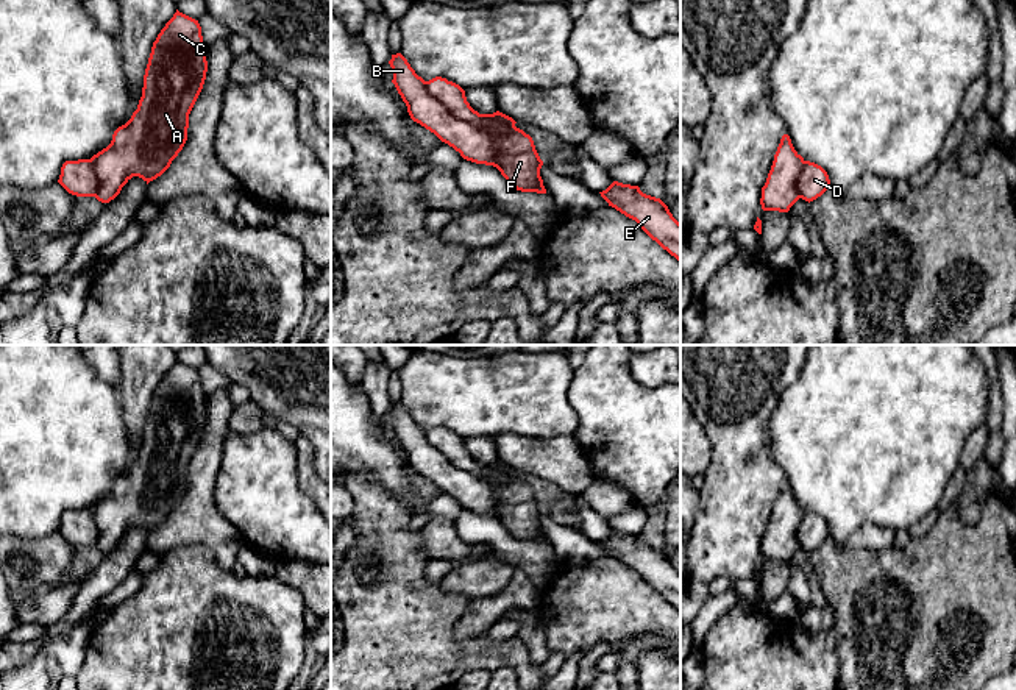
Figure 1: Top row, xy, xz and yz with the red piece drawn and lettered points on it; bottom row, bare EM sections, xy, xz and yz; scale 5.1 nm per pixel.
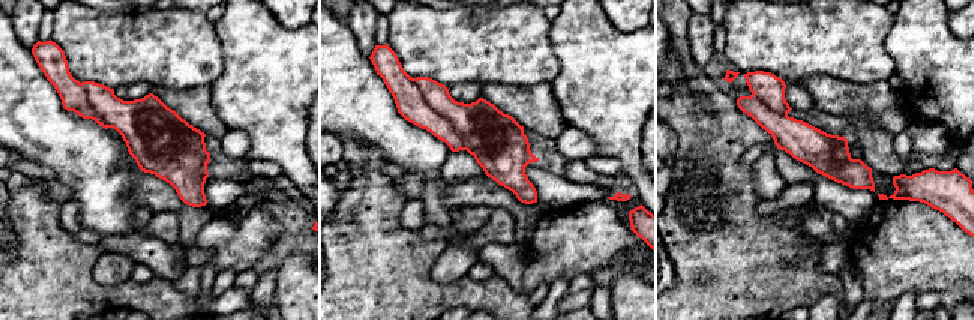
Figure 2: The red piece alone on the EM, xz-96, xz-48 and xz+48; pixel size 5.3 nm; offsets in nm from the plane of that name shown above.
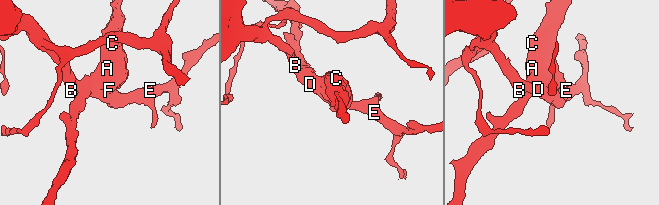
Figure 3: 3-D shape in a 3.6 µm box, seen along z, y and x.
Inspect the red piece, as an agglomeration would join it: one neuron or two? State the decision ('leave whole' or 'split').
split

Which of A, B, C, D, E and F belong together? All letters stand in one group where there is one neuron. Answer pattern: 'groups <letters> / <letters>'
groups A C F / B D E

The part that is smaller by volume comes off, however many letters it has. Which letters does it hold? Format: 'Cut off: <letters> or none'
Cut off: A, C, F

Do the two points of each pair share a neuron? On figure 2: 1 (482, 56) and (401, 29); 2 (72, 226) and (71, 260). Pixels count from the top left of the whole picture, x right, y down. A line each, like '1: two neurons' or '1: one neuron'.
1: one neuron
2: two neurons

